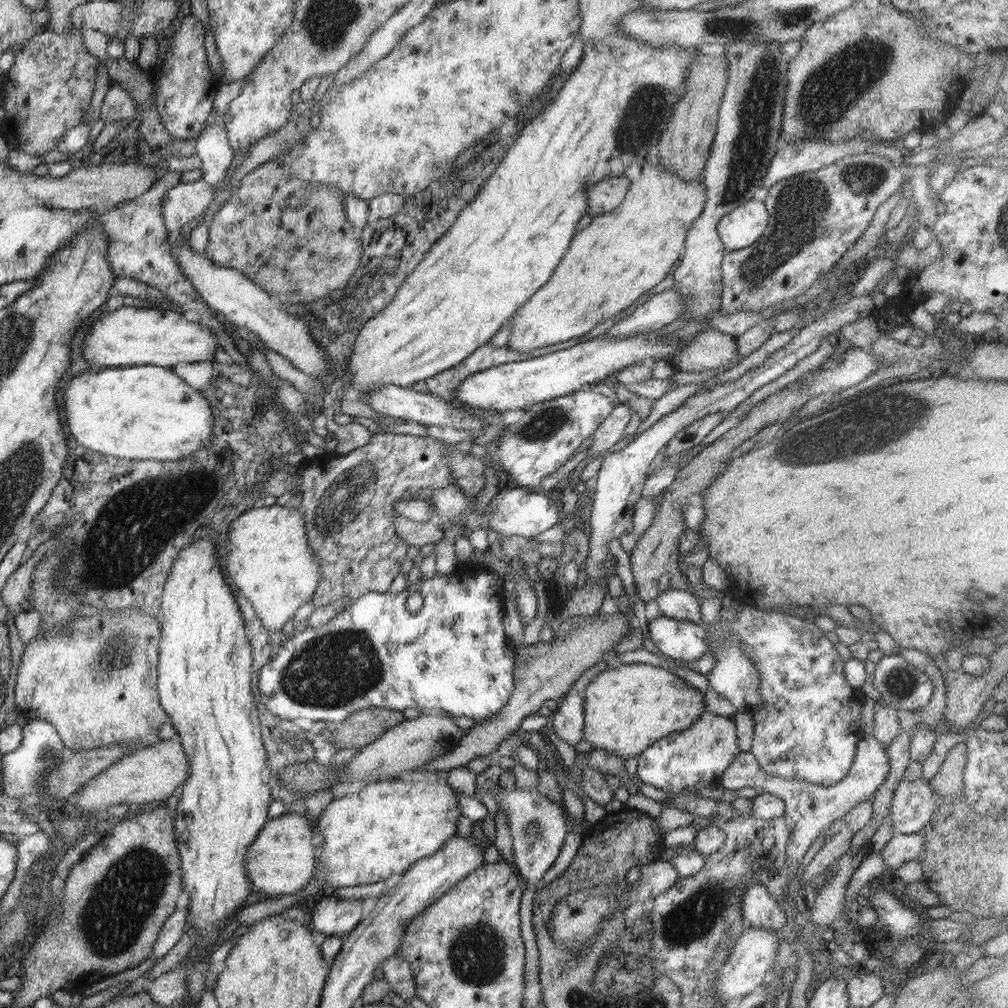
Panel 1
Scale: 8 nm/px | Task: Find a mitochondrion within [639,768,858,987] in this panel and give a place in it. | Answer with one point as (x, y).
(691, 921)

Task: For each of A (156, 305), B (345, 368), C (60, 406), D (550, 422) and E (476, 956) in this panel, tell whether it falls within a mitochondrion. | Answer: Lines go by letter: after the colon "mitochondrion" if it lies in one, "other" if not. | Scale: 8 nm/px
A: other
B: other
C: other
D: mitochondrion
E: mitochondrion

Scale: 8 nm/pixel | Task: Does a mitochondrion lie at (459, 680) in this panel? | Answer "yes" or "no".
no

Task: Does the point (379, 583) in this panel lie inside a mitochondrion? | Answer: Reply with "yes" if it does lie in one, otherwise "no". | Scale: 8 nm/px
no

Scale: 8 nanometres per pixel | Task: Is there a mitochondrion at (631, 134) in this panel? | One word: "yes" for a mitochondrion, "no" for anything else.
yes

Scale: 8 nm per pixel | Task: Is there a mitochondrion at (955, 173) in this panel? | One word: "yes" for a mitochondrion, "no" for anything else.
no

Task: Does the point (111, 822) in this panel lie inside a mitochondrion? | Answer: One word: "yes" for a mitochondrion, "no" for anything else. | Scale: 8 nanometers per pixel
no

